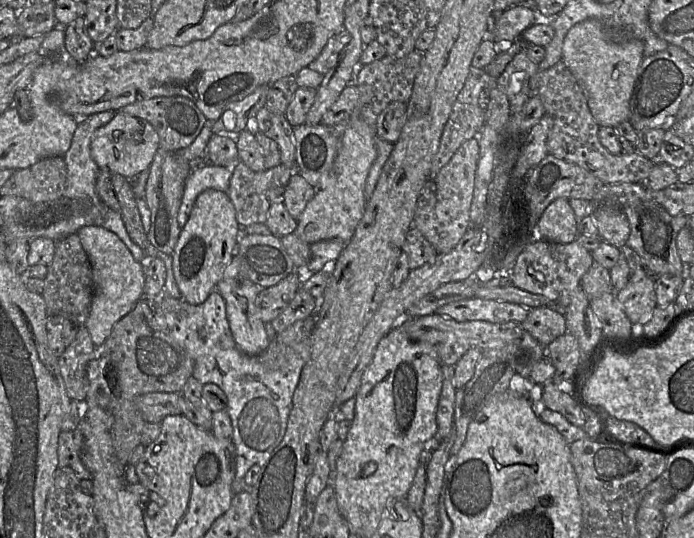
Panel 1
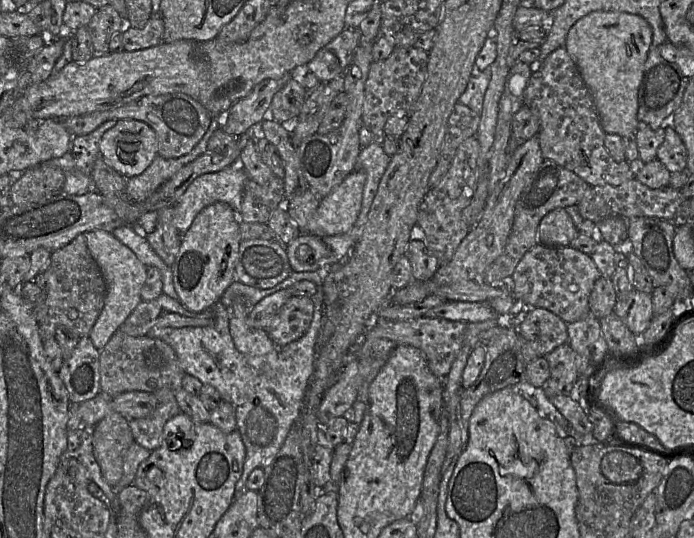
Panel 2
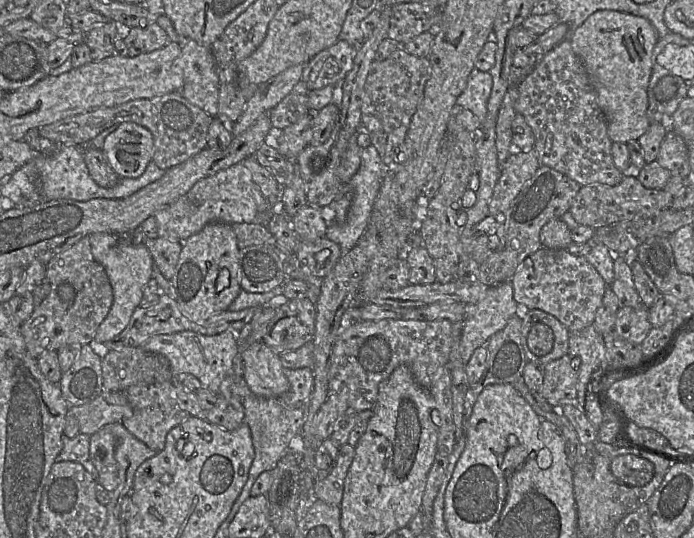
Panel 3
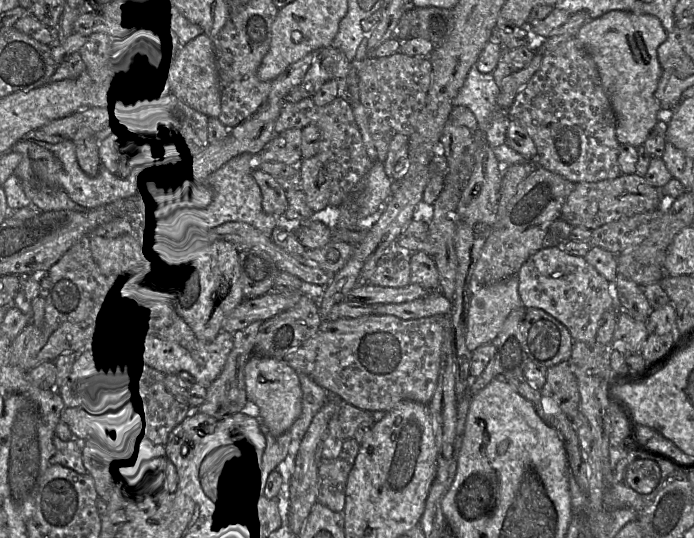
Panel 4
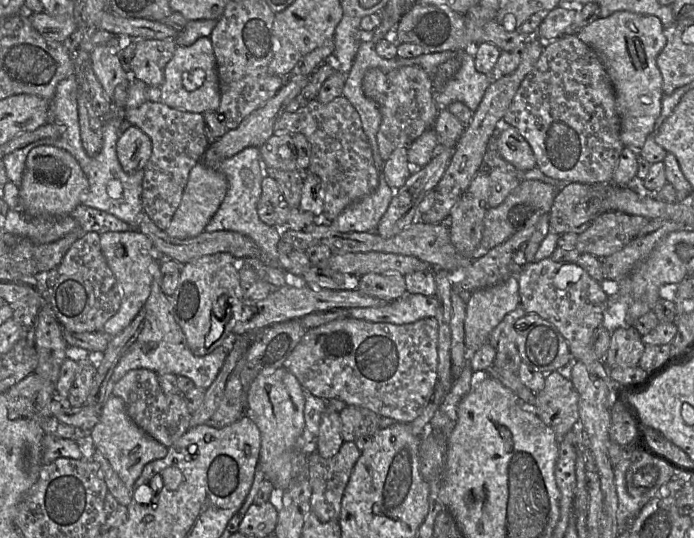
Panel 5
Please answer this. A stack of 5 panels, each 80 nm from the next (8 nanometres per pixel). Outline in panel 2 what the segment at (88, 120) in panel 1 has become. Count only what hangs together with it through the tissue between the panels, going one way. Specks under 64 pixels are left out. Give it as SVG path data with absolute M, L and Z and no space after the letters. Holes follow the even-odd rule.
M109 120L93 132L74 136L71 141L70 152L75 160L76 167L87 175L91 175L93 165L100 156L99 144L103 134L115 125L117 120Z

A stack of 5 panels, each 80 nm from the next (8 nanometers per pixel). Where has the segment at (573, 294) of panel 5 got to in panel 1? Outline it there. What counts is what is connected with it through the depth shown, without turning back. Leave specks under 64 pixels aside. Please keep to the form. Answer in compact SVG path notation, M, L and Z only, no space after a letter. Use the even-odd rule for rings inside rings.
M540 238L530 241L518 256L515 266L509 274L511 285L526 292L542 295L546 297L551 306L557 312L562 312L565 316L565 309L569 306L573 291L581 285L582 276L589 270L594 263L592 255L584 249L576 240L568 244L556 244Z

